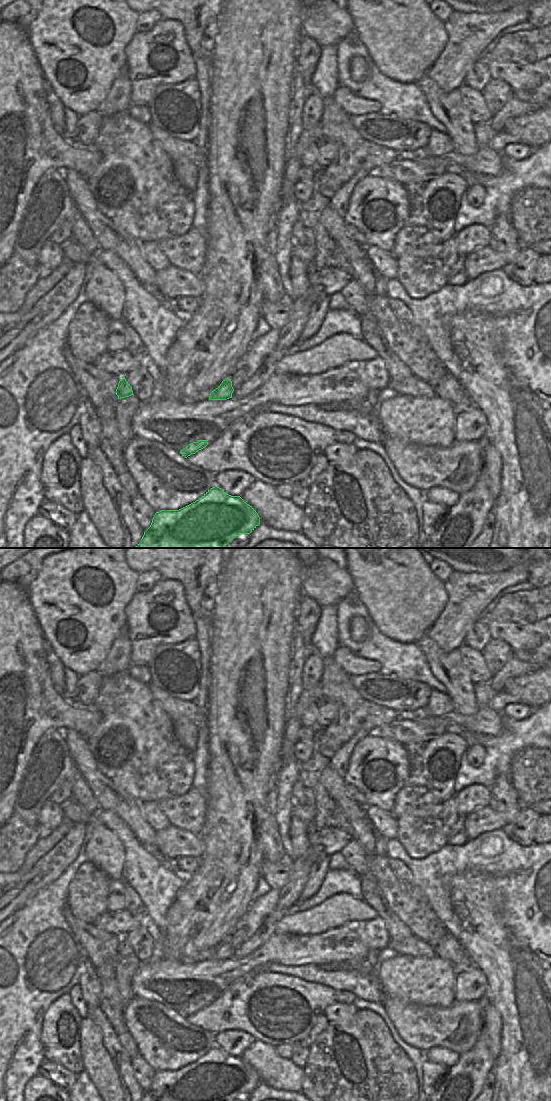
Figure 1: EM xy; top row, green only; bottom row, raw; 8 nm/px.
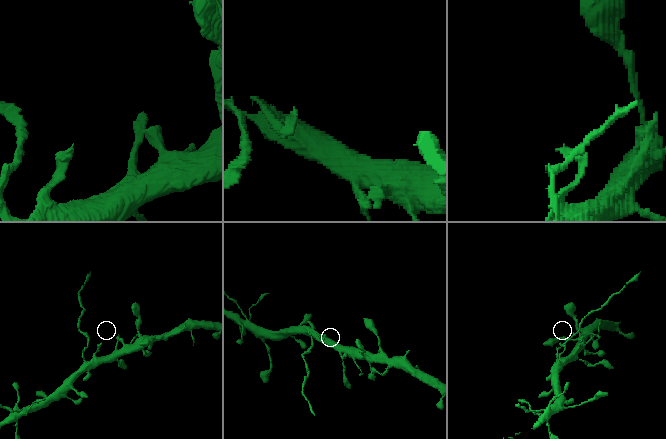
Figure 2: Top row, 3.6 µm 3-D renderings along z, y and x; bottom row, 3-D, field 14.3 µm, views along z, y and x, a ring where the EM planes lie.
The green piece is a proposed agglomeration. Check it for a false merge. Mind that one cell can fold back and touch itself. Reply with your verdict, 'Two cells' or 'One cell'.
Two cells

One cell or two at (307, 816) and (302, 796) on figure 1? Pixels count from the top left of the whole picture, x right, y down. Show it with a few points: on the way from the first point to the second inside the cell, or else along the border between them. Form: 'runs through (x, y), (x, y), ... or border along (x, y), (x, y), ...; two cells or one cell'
runs through (307, 811), (309, 804), (306, 801); one cell

